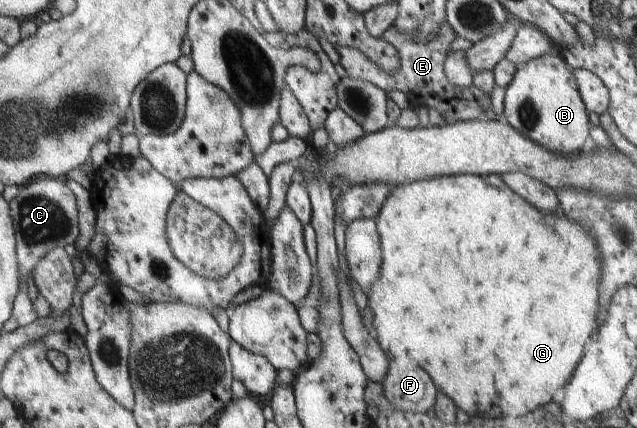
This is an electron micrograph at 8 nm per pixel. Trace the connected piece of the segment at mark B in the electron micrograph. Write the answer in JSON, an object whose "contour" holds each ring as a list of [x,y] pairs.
{"contour":[[[558,50],[518,66],[515,79],[506,88],[506,121],[534,142],[561,155],[577,155],[590,147],[592,125],[588,111],[575,77],[575,69]]]}

